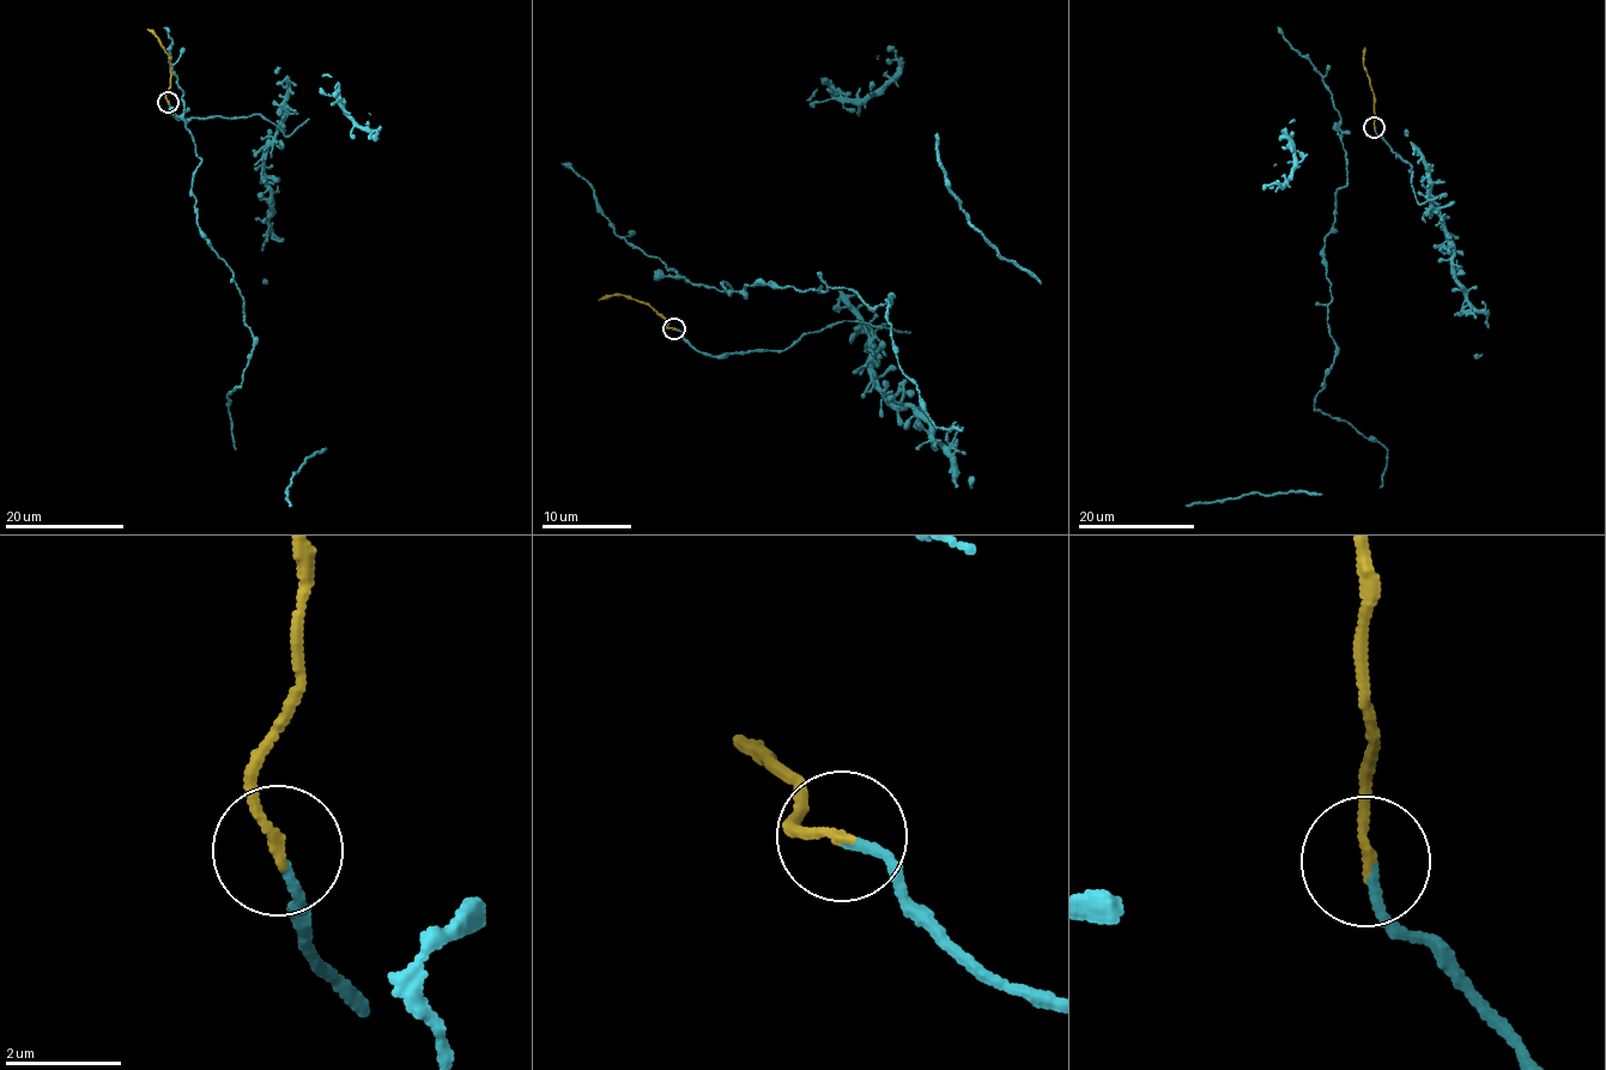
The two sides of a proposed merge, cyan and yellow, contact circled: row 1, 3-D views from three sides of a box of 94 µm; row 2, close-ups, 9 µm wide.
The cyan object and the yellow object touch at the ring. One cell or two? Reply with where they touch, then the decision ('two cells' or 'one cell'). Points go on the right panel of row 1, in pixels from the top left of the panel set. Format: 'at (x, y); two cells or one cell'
at (1374, 127); one cell

